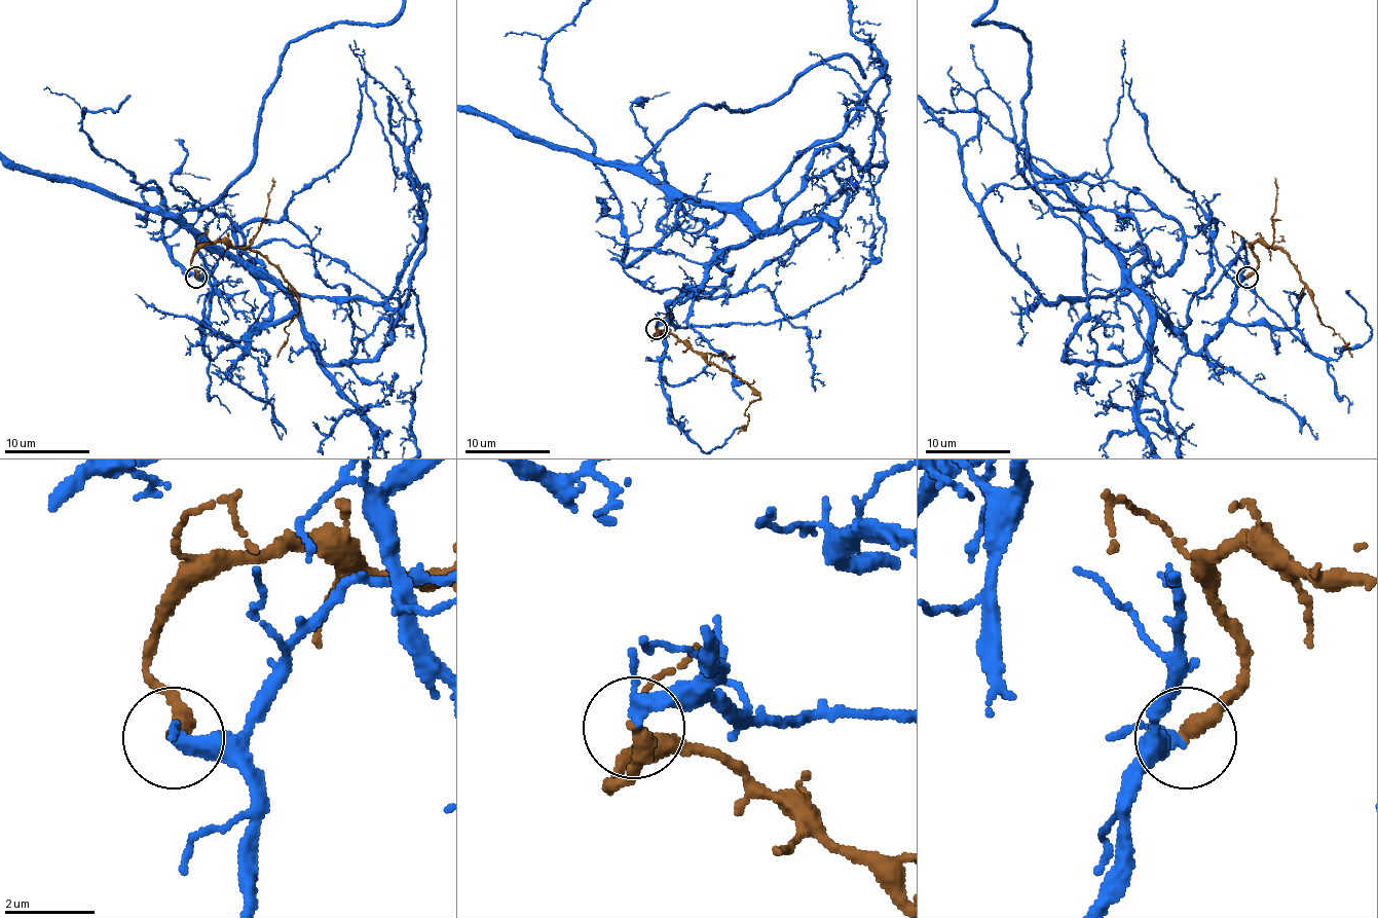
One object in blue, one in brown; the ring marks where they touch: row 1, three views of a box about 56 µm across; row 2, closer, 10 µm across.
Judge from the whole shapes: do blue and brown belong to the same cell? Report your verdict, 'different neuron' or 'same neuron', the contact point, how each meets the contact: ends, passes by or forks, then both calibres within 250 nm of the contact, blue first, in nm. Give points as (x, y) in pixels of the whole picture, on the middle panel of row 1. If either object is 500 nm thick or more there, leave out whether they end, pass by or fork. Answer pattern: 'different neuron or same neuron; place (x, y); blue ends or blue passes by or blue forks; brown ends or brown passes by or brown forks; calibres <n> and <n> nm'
same neuron; place (656, 329); blue passes by; brown ends; calibres 280 and 360 nm

